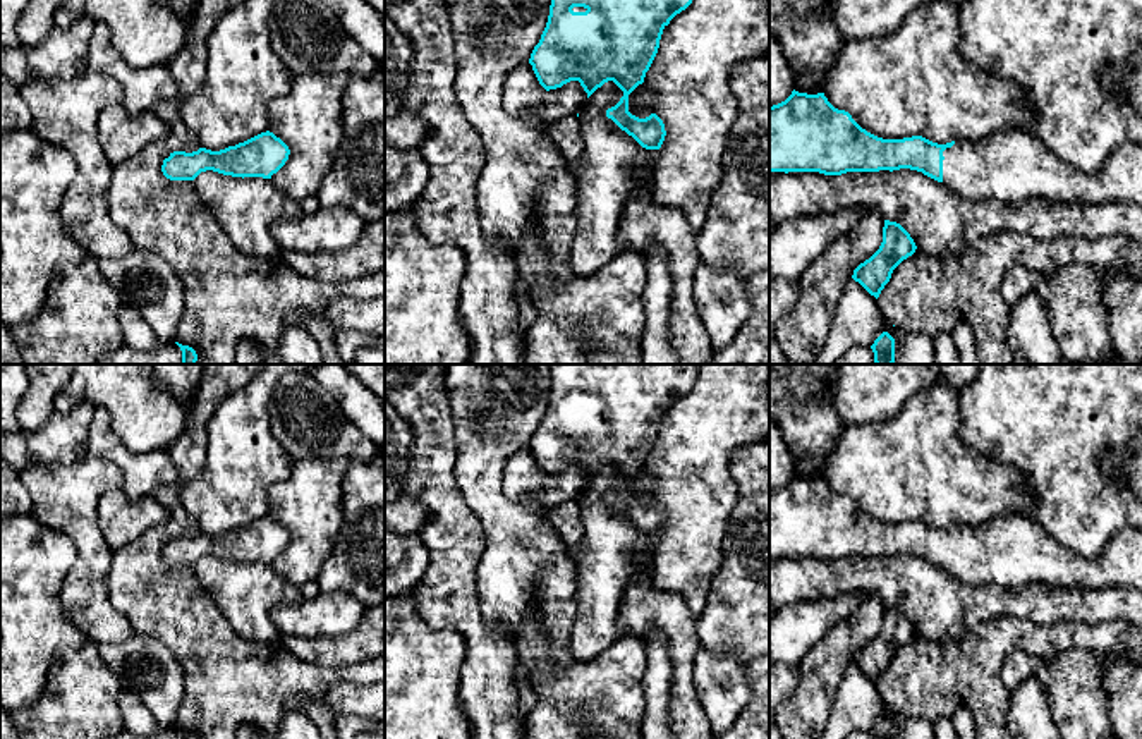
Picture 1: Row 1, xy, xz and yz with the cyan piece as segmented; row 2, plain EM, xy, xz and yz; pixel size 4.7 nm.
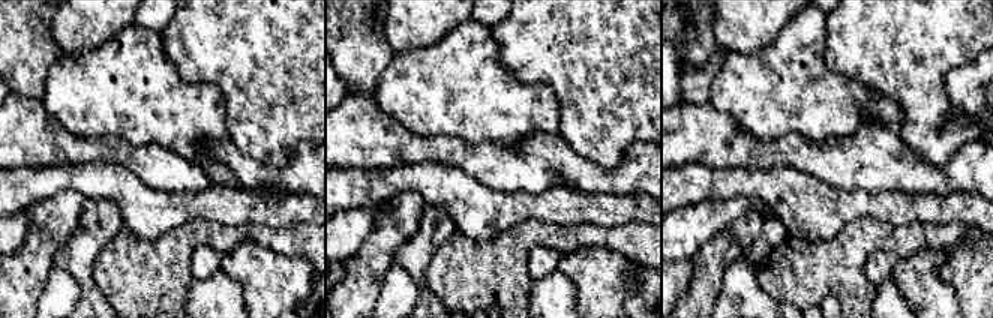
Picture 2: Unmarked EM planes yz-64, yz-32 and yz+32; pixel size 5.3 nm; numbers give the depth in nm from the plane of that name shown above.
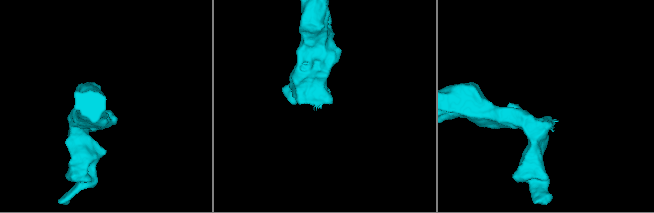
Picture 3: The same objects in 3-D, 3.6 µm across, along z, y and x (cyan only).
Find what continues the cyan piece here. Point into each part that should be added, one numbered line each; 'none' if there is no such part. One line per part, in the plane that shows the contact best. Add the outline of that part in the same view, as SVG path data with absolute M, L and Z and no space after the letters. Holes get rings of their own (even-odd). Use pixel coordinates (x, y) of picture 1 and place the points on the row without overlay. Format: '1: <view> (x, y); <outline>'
1: yz (1010, 550); M1018 514L996 516L981 528L957 526L943 541L943 569L969 584L999 584L1008 589L1025 584L1084 589L1130 586L1142 591L1142 529L1137 528L1113 534L1094 559L1060 545L1037 519Z

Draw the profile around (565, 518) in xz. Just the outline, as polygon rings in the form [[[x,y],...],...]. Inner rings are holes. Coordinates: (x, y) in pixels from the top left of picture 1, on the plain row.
[[[570,500],[550,509],[548,521],[556,531],[562,543],[568,547],[570,557],[574,560],[579,560],[582,555],[579,545],[584,538],[579,502]]]

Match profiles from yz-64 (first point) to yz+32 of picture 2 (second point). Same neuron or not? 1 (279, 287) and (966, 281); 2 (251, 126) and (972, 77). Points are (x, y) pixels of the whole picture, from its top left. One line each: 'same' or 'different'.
1: different
2: different

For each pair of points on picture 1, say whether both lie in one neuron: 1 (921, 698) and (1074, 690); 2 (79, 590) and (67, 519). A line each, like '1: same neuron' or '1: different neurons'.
1: different neurons
2: same neuron

